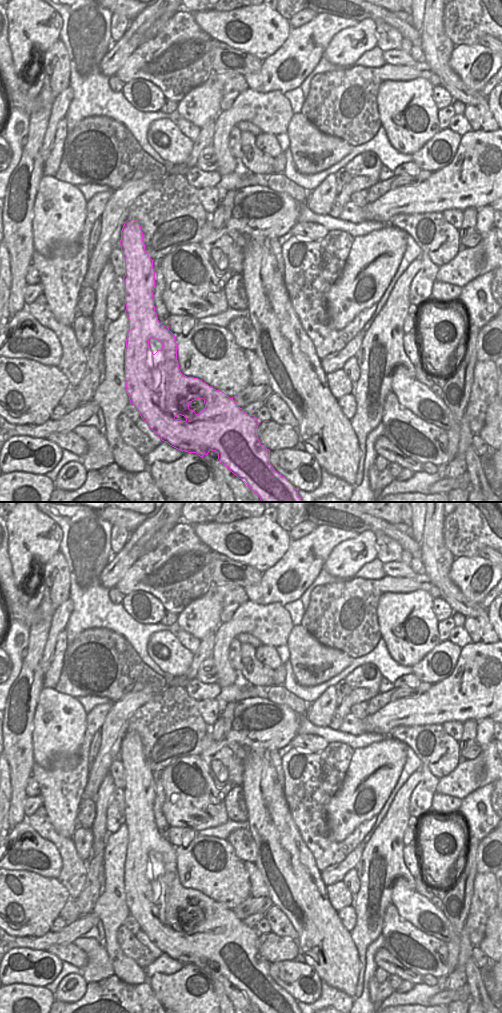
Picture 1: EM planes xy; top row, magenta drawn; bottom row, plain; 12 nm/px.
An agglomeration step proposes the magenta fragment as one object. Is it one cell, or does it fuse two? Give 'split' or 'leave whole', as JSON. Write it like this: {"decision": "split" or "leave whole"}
{"decision": "leave whole"}

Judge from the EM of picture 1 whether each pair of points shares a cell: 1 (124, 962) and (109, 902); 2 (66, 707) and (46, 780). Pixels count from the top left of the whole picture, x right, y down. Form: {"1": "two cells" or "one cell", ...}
{"1": "one cell", "2": "two cells"}

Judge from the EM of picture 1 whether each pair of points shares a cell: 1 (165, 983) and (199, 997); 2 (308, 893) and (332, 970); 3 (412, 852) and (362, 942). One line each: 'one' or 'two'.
1: one
2: one
3: two

